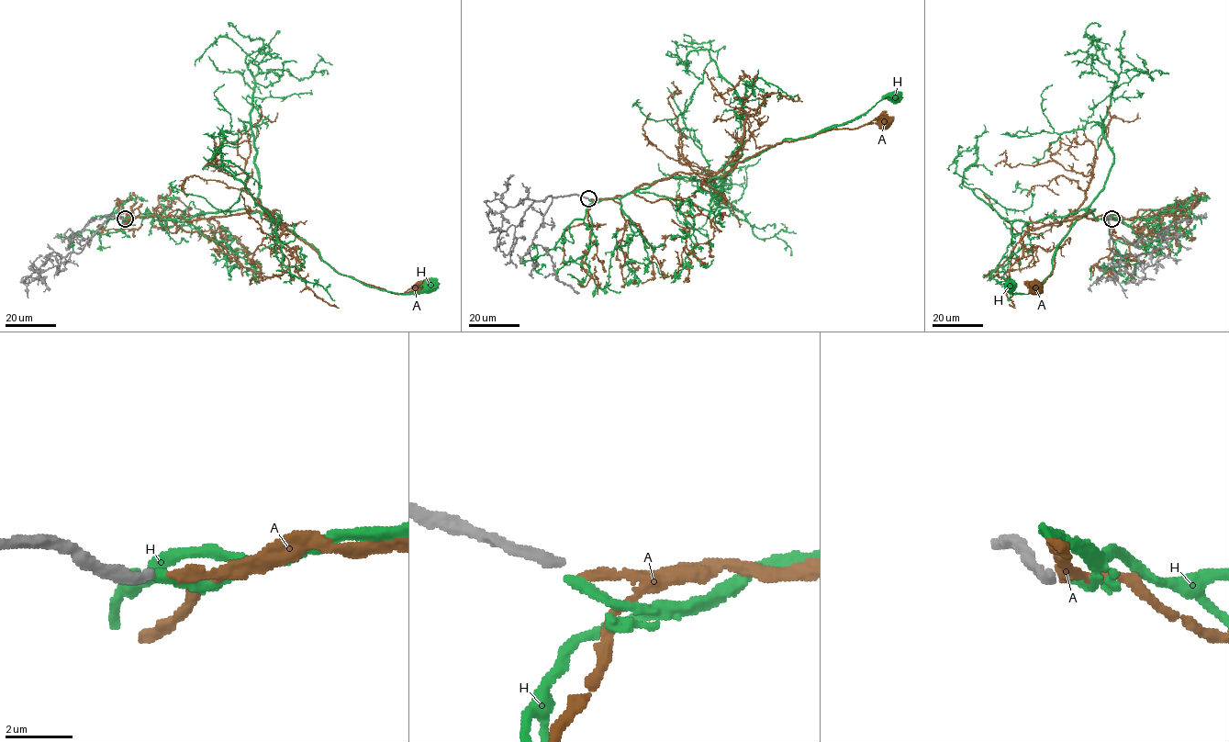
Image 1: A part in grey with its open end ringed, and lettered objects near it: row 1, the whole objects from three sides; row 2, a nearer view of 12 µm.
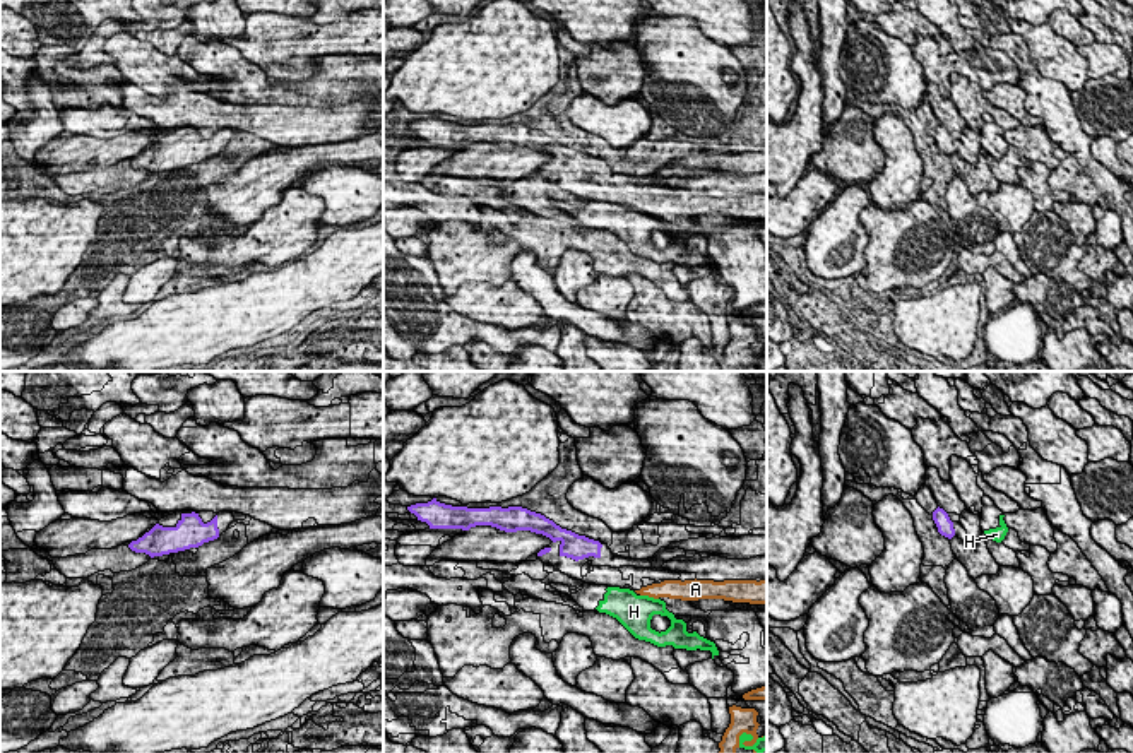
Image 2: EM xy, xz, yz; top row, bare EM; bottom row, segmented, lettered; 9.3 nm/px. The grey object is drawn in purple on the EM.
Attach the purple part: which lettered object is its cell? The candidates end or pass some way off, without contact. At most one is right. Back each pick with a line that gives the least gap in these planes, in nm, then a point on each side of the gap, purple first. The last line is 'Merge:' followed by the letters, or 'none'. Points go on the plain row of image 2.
A: Distance 460 nm. Across: xz (599, 173), (635, 207)
Merge: A

